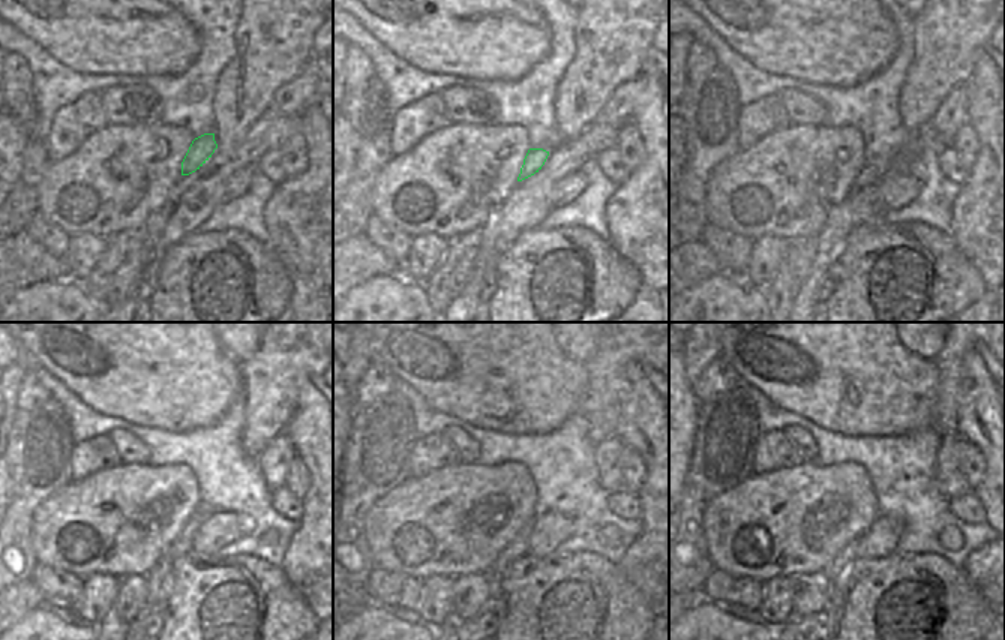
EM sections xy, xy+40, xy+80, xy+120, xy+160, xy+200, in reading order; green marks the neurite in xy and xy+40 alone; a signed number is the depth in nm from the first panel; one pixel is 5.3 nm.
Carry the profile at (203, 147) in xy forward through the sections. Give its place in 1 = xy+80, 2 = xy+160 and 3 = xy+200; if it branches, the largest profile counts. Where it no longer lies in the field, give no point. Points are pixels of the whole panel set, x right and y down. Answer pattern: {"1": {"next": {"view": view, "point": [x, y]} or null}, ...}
{"1": {"next": {"view": "xy+80", "point": [870, 173]}}, "2": {"next": {"view": "xy+160", "point": [516, 547]}}, "3": {"next": {"view": "xy+200", "point": [848, 553]}}}

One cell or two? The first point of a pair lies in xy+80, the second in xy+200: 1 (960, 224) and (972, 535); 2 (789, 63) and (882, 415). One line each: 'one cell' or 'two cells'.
1: two cells
2: one cell

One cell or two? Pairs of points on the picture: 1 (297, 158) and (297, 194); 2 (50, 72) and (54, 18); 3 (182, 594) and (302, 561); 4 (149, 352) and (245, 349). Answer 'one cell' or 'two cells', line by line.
1: two cells
2: two cells
3: two cells
4: two cells

